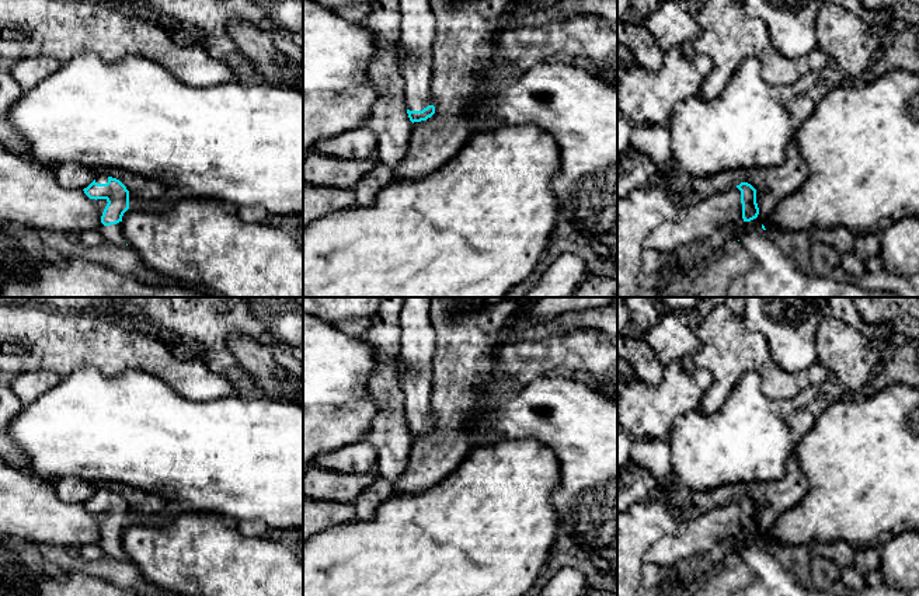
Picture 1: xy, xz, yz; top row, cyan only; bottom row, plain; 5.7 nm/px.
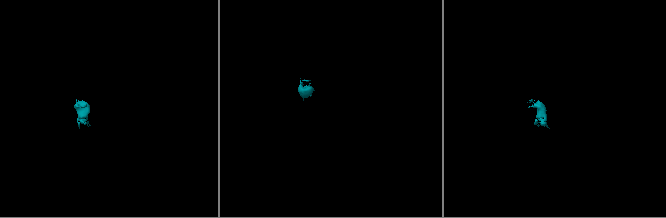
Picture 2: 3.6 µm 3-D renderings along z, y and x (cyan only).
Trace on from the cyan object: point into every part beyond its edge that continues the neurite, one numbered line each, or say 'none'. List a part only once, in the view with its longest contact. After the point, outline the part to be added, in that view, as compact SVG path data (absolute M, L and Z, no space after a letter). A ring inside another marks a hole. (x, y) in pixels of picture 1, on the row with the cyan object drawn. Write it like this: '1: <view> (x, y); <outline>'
1: xy (112, 234); M121 222L111 226L104 226L102 223L98 226L97 231L105 238L105 243L125 247L128 243L122 234Z
2: xz (418, 24); M400 0L401 59L398 70L404 77L407 109L422 111L432 105L431 79L436 18L431 0Z

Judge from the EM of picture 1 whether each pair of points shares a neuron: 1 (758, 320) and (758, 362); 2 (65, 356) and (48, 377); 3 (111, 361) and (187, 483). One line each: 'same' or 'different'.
1: different
2: different
3: different

